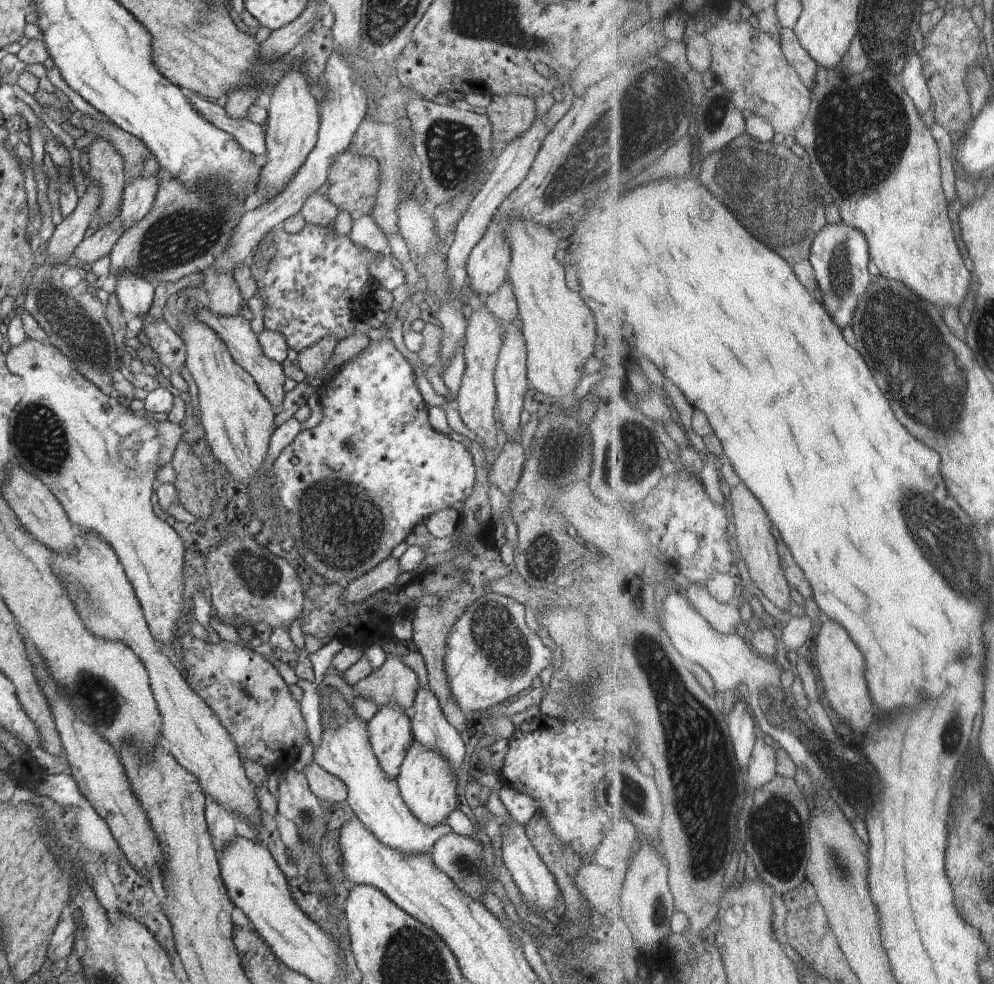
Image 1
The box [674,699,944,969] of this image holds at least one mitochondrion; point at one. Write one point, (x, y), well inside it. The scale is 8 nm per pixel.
(779, 832)

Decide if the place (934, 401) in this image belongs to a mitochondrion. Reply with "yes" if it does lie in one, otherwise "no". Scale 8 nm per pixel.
yes

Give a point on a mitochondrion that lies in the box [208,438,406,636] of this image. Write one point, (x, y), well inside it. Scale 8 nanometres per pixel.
(343, 530)

